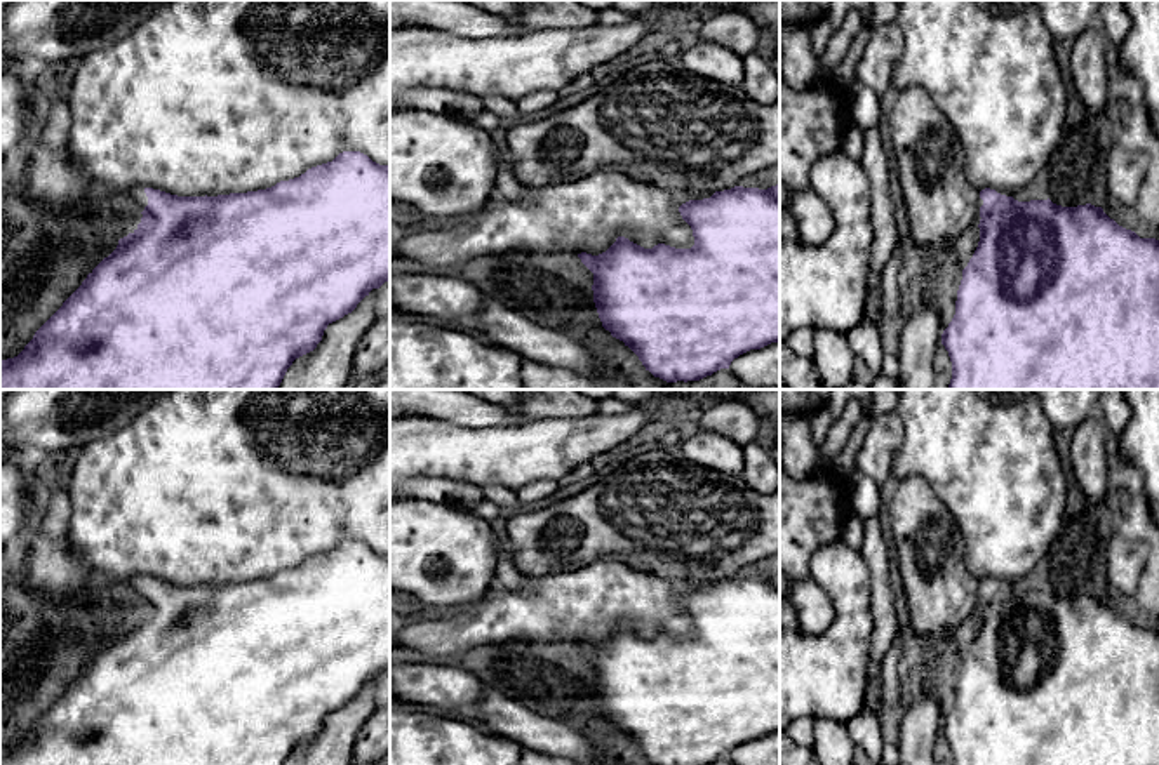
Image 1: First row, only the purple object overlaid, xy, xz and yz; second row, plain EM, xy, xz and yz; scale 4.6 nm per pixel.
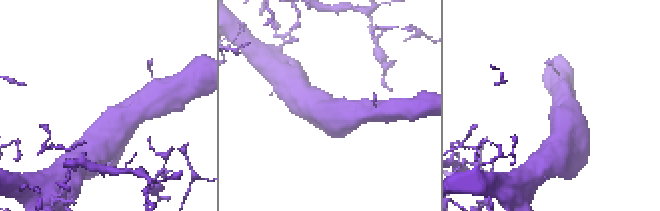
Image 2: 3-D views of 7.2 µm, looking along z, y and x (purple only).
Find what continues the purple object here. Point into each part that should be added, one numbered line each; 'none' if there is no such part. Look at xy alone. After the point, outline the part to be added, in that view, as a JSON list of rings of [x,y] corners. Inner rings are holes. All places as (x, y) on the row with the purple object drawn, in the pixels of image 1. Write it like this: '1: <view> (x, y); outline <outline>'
1: xy (134, 197); outline [[[134,186],[131,190],[127,190],[120,200],[131,207],[132,210],[136,212],[143,212],[144,207],[148,205],[148,196],[144,193],[144,188],[143,186]]]

